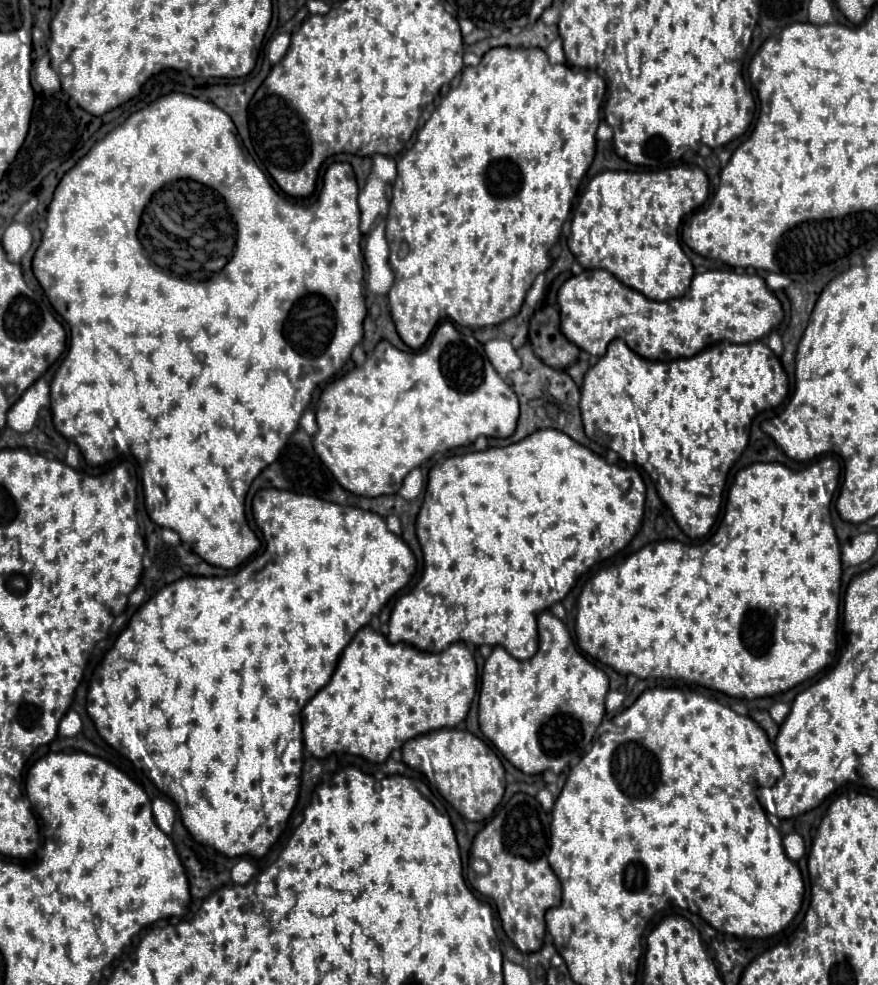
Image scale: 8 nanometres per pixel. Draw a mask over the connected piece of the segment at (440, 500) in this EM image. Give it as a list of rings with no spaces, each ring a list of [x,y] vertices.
[[[539,429],[525,437],[519,443],[513,443],[509,447],[499,447],[499,449],[485,449],[481,453],[467,453],[467,455],[455,455],[445,459],[443,465],[435,465],[429,471],[429,483],[425,491],[425,501],[421,505],[421,511],[417,515],[417,539],[423,549],[423,559],[425,559],[425,571],[421,575],[421,581],[411,589],[411,593],[403,595],[397,599],[395,609],[391,613],[389,621],[389,643],[409,643],[415,649],[423,649],[427,653],[441,653],[453,643],[473,643],[477,647],[481,645],[501,645],[507,649],[515,659],[525,661],[531,659],[537,653],[539,647],[539,635],[537,635],[537,613],[547,611],[555,603],[563,601],[577,579],[587,573],[593,565],[607,561],[615,553],[619,553],[625,545],[631,543],[631,539],[637,535],[643,523],[643,511],[645,511],[645,483],[641,479],[641,495],[637,489],[639,481],[639,471],[635,467],[619,467],[619,465],[609,465],[603,457],[595,455],[591,449],[579,445],[565,433],[557,429]]]

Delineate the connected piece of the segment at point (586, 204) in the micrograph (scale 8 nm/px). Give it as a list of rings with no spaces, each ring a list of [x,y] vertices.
[[[679,165],[653,173],[599,173],[589,181],[575,209],[569,249],[583,269],[605,269],[651,301],[679,299],[695,275],[679,245],[679,225],[685,215],[702,207],[709,195],[709,179],[697,165]]]

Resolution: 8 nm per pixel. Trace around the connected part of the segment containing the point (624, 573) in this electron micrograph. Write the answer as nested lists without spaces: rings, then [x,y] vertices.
[[[833,457],[819,459],[817,463],[807,465],[801,471],[791,471],[779,463],[753,463],[741,469],[735,475],[735,481],[727,493],[723,519],[717,527],[715,537],[707,541],[707,545],[683,545],[679,541],[661,541],[649,543],[641,551],[627,557],[621,565],[601,569],[593,575],[579,599],[577,599],[577,643],[581,651],[591,655],[593,659],[613,667],[621,675],[637,675],[639,679],[681,679],[689,683],[697,683],[715,691],[721,691],[729,697],[737,699],[757,699],[757,697],[773,697],[785,693],[803,681],[815,677],[819,671],[832,668],[839,659],[837,630],[839,621],[840,589],[841,589],[841,545],[837,539],[830,517],[830,505],[834,492],[839,486],[841,467]]]

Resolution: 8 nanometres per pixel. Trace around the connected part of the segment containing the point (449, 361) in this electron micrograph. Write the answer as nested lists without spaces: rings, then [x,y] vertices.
[[[445,321],[441,323],[431,341],[421,349],[421,351],[415,351],[415,353],[403,353],[399,349],[395,349],[389,341],[381,341],[373,355],[357,369],[353,369],[351,373],[347,373],[345,377],[340,377],[333,380],[331,385],[325,387],[325,391],[321,393],[321,399],[319,399],[319,405],[317,405],[317,425],[319,425],[319,431],[315,433],[313,437],[313,447],[315,447],[315,453],[319,455],[319,459],[327,465],[327,469],[333,473],[333,477],[339,481],[339,485],[355,495],[361,495],[361,497],[379,497],[379,495],[393,495],[401,489],[403,485],[403,479],[407,477],[407,473],[411,473],[415,467],[423,465],[425,461],[429,461],[435,453],[445,453],[449,449],[455,449],[455,447],[467,447],[471,445],[477,437],[495,437],[495,439],[507,439],[515,433],[515,427],[517,427],[517,421],[519,421],[519,401],[517,401],[517,395],[515,391],[495,373],[493,365],[487,361],[487,355],[481,347],[481,343],[473,337],[473,335],[463,335],[455,329],[453,323]]]

